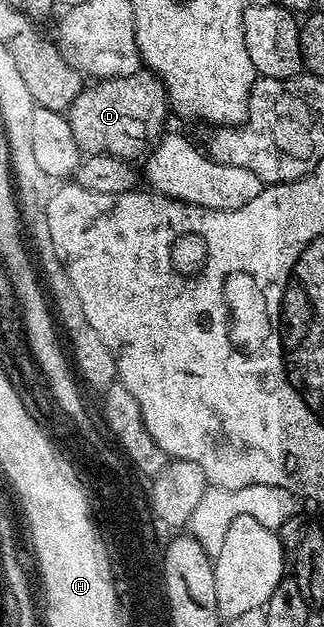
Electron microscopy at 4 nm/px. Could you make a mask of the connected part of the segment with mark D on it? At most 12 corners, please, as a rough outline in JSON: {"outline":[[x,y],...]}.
{"outline":[[150,71],[84,88],[65,116],[84,154],[142,158],[169,118]]}

